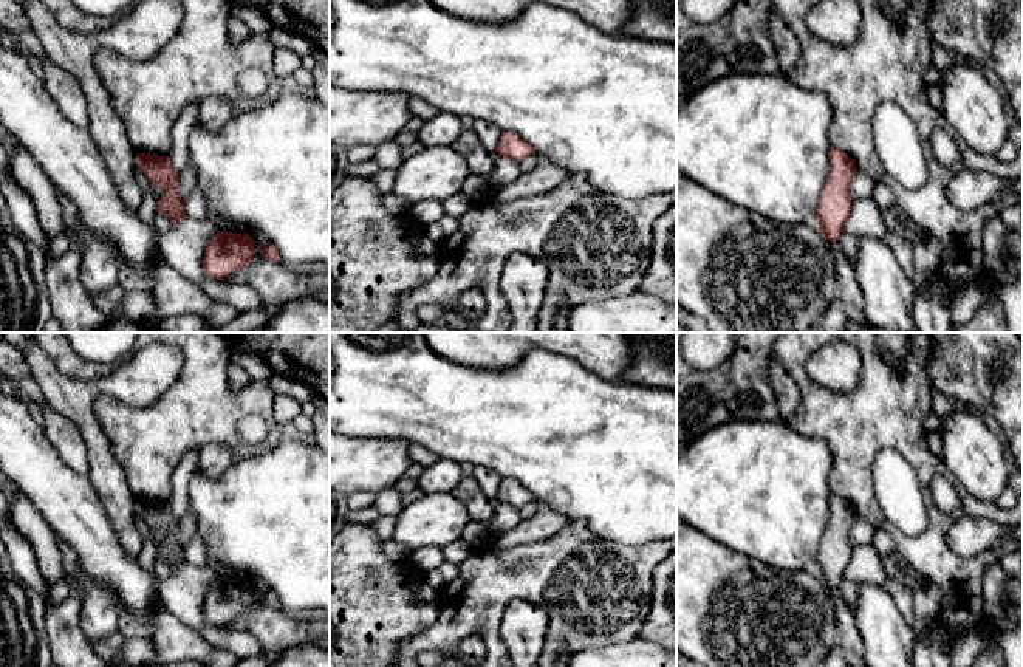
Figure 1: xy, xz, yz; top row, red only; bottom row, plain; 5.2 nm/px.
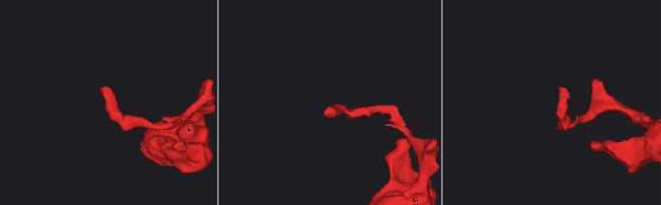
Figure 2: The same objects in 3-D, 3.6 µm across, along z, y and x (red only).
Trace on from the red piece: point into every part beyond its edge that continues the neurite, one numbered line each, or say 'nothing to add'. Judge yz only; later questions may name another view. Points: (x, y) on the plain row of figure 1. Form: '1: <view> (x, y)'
nothing to add

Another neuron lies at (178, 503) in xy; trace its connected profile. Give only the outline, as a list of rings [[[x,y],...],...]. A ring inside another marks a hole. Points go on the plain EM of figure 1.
[[[198,449],[186,452],[172,475],[169,508],[176,520],[180,520],[189,509],[189,484],[195,475],[198,452]]]

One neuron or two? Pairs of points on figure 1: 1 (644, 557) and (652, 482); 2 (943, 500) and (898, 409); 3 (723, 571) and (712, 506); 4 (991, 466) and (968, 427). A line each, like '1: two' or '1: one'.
1: two
2: two
3: two
4: one

